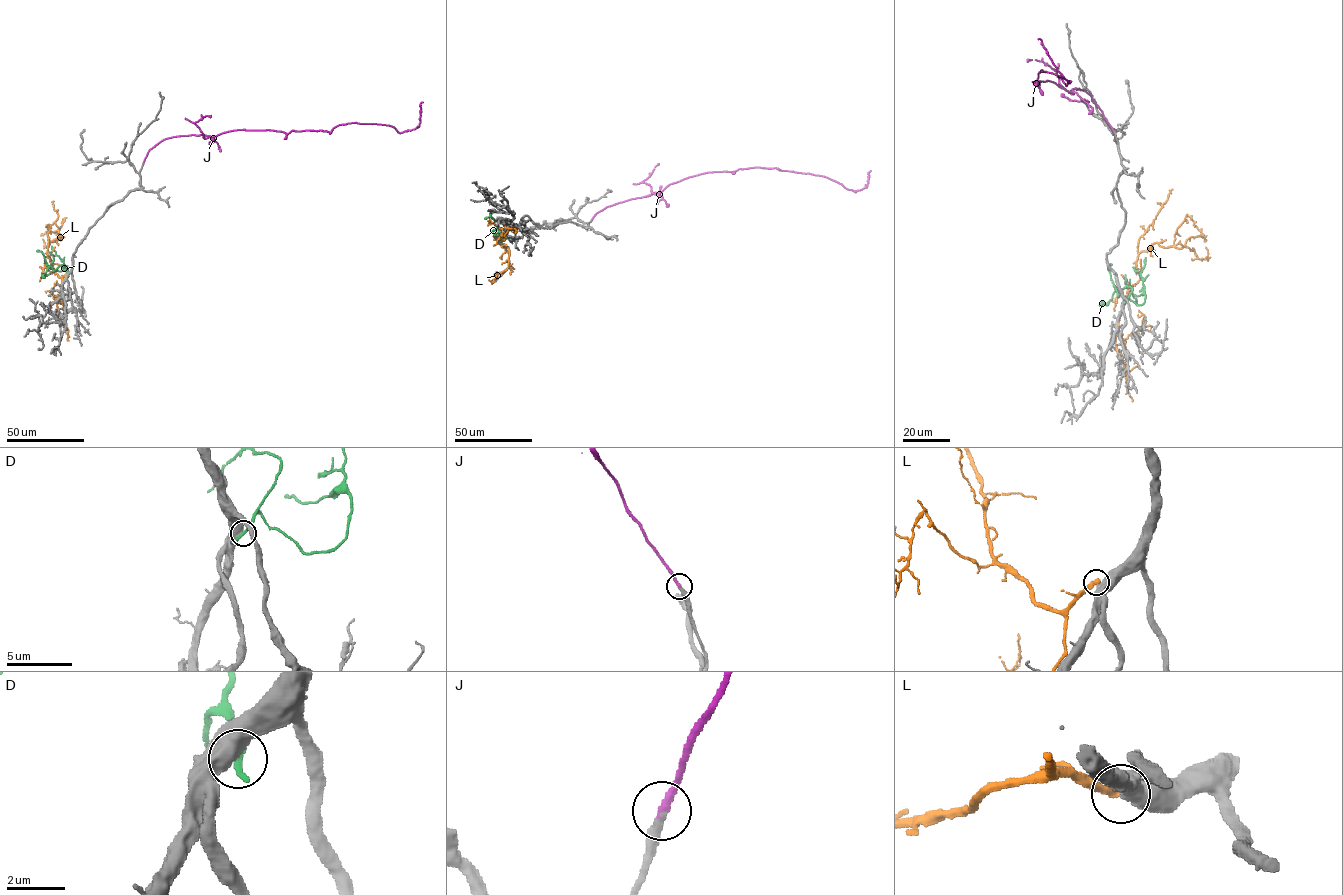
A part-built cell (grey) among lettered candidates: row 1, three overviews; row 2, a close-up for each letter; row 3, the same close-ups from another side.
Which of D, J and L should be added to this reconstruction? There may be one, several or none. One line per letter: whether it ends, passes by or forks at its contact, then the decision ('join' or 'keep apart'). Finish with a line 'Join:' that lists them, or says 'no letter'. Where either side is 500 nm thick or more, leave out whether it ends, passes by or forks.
D: keep apart
J: it ends; join
L: it ends; keep apart
Join: J

